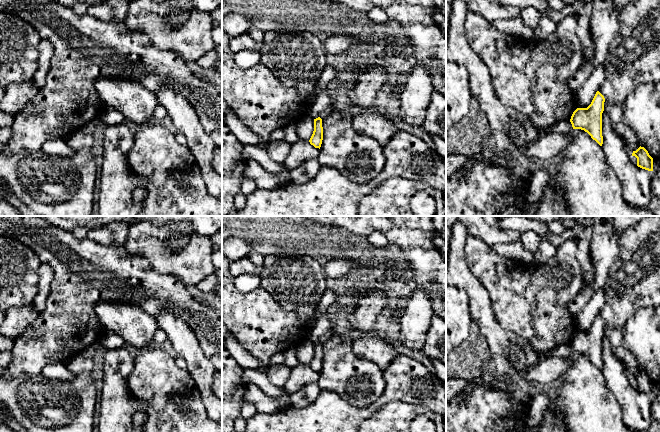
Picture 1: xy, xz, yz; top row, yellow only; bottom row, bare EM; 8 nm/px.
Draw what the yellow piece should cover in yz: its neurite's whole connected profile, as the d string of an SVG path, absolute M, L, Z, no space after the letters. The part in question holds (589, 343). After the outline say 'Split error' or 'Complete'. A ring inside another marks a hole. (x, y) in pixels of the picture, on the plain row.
M597 315L587 332L577 332L570 343L573 353L587 356L600 370L603 368L602 337L604 335L604 320Z. Complete

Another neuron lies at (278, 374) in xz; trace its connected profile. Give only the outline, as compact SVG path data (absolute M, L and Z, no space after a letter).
M284 364L269 365L267 376L273 385L284 388L290 373L291 369L286 367Z

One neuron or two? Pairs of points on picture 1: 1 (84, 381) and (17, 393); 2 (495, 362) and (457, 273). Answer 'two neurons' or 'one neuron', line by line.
1: one neuron
2: one neuron

